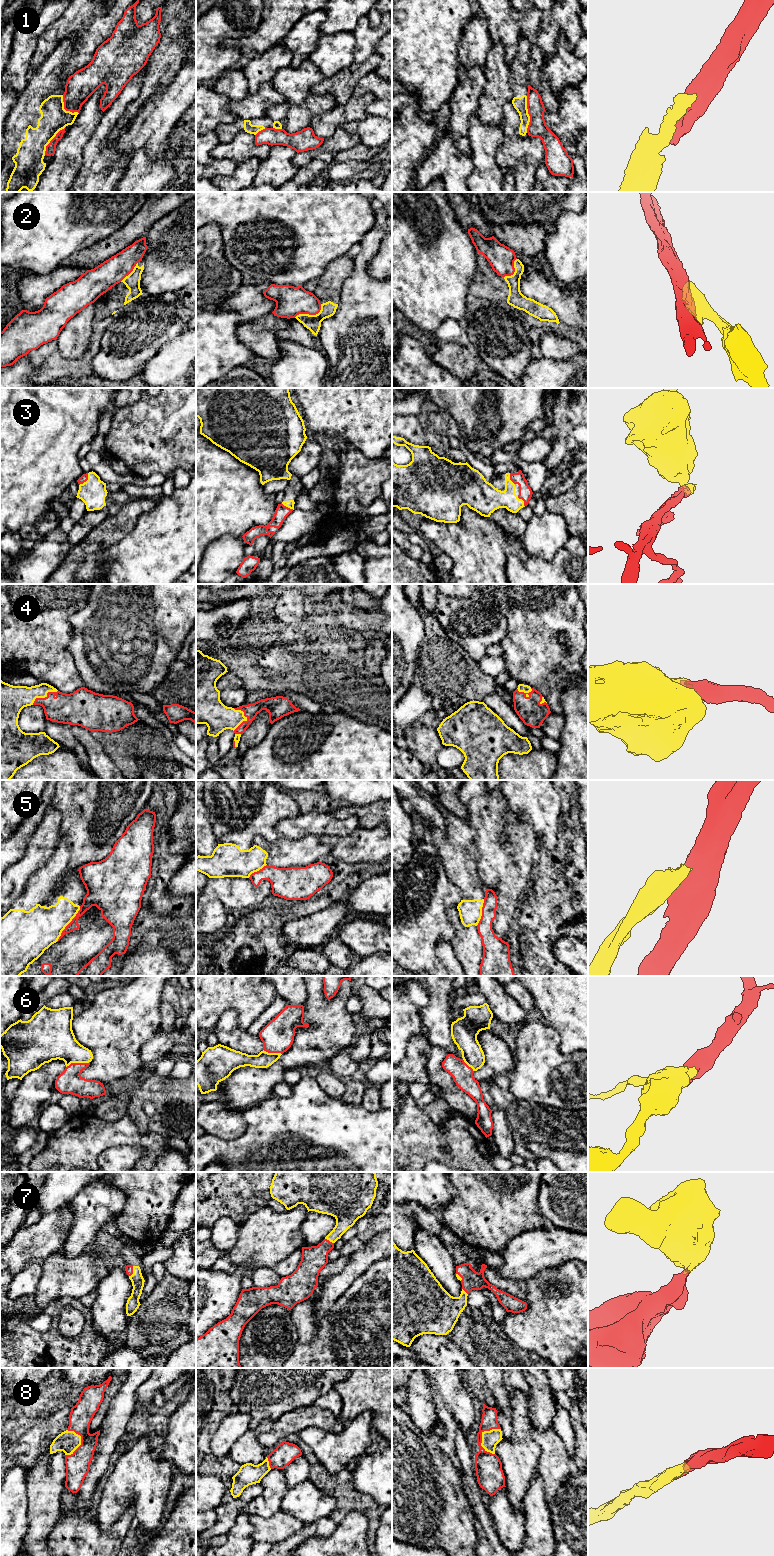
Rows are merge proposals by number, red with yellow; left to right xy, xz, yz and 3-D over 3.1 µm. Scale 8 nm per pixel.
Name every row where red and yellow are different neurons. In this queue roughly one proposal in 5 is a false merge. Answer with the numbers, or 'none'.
1, 2, 5

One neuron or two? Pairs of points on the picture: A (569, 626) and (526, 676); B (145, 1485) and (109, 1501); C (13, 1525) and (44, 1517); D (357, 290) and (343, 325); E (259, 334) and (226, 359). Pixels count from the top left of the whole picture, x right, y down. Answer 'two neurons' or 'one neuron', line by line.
A: one neuron
B: one neuron
C: two neurons
D: one neuron
E: two neurons

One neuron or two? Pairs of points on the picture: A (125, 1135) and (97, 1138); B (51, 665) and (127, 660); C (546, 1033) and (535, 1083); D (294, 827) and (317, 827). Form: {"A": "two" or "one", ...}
{"A": "one", "B": "two", "C": "one", "D": "one"}

